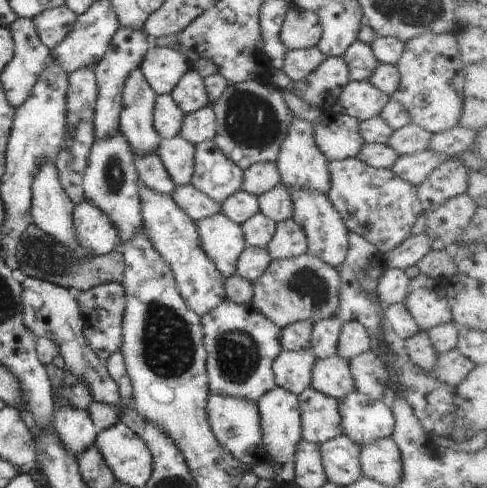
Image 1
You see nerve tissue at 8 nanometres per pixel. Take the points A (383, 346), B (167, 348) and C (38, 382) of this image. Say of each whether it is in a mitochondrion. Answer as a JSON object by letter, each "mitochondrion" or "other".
{"A":"other","B":"mitochondrion","C":"other"}

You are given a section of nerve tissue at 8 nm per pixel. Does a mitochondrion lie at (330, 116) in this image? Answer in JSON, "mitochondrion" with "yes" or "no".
{"mitochondrion":"no"}

